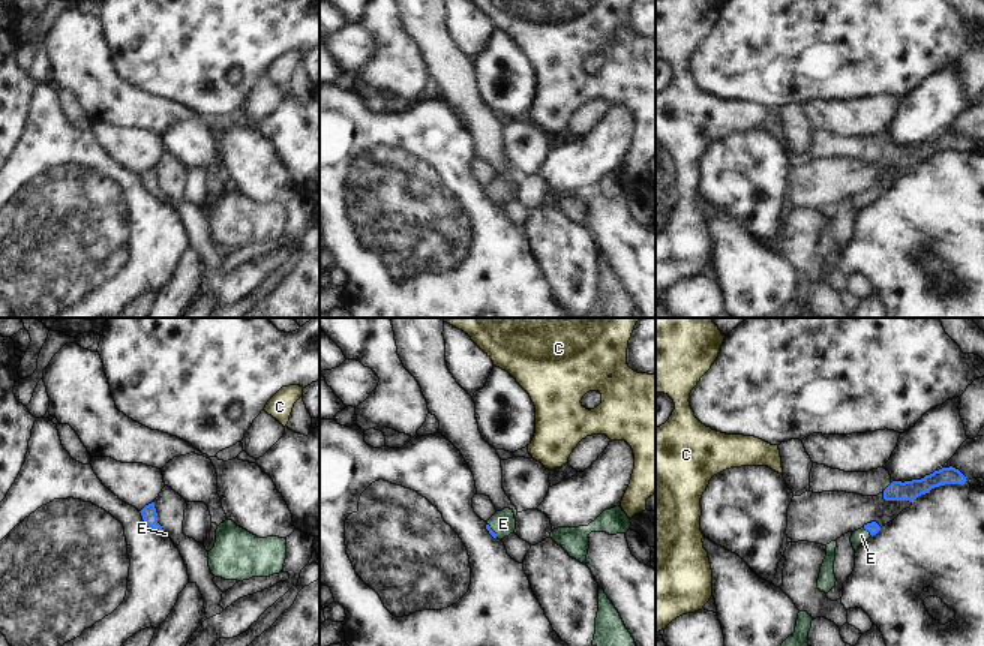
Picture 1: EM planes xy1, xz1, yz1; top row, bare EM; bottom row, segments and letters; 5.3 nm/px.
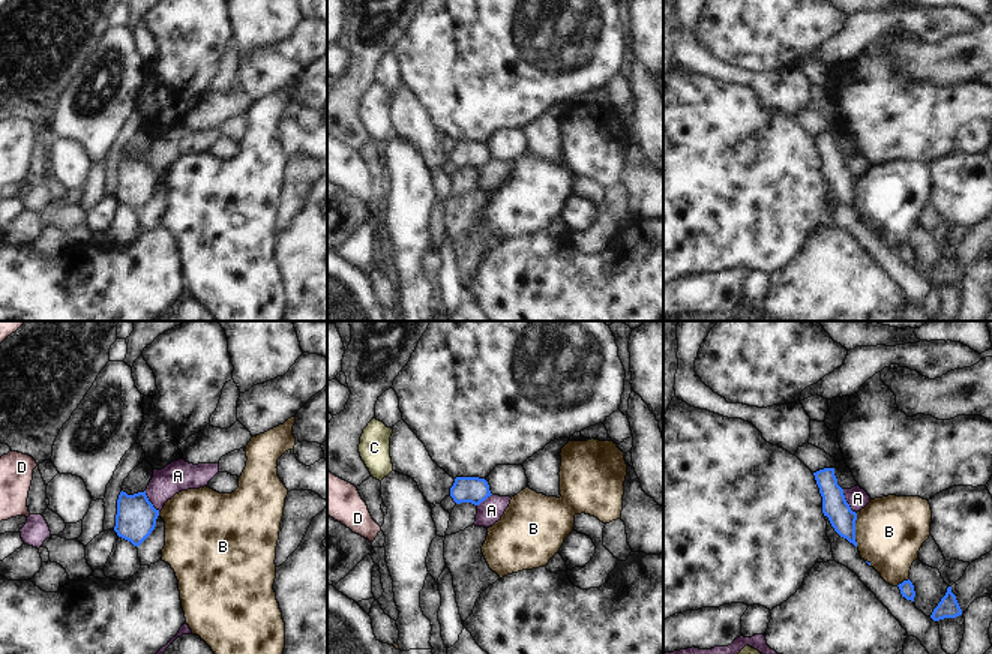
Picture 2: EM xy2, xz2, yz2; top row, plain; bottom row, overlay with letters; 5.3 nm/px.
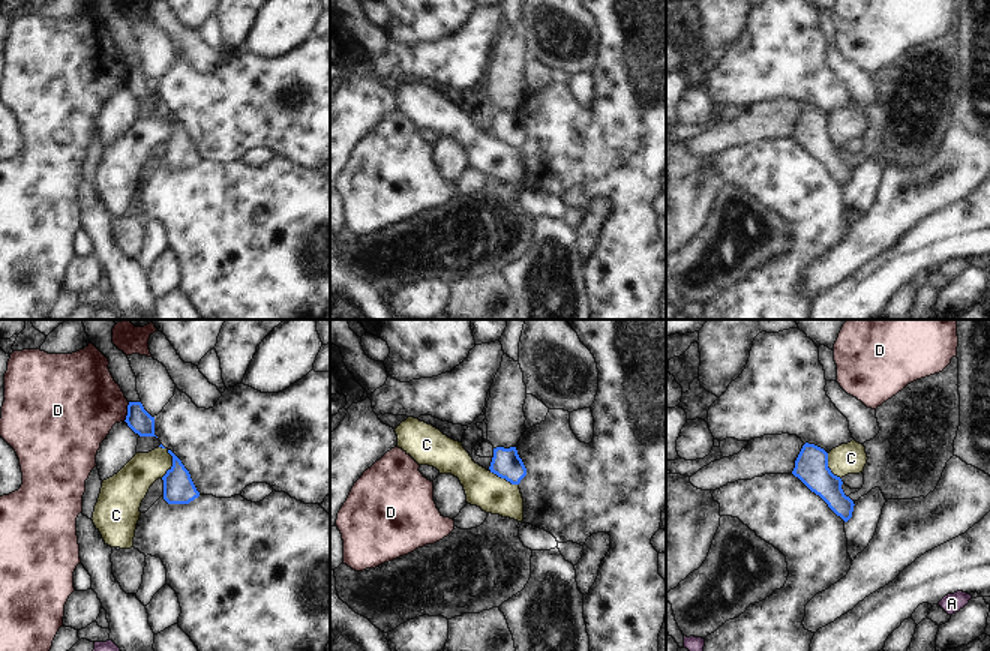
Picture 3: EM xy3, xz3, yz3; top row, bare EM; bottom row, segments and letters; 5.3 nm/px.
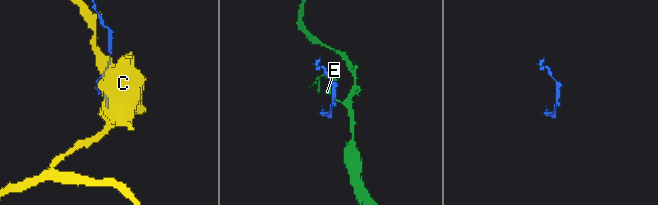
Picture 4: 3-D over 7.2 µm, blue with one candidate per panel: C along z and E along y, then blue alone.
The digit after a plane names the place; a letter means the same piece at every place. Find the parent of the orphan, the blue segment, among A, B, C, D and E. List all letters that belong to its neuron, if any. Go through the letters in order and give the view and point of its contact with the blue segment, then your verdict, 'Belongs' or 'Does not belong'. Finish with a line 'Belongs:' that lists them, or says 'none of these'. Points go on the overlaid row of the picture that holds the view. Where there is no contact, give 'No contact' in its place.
A: Touches blue at yz2 (845, 501). Does not belong
B: Touches blue at yz2 (854, 530). Does not belong
C: Touches blue at xy3 (173, 464). Does not belong
D: Touches blue at xy3 (128, 411). Does not belong
E: Touches blue at yz1 (867, 529). Belongs
Belongs: E

